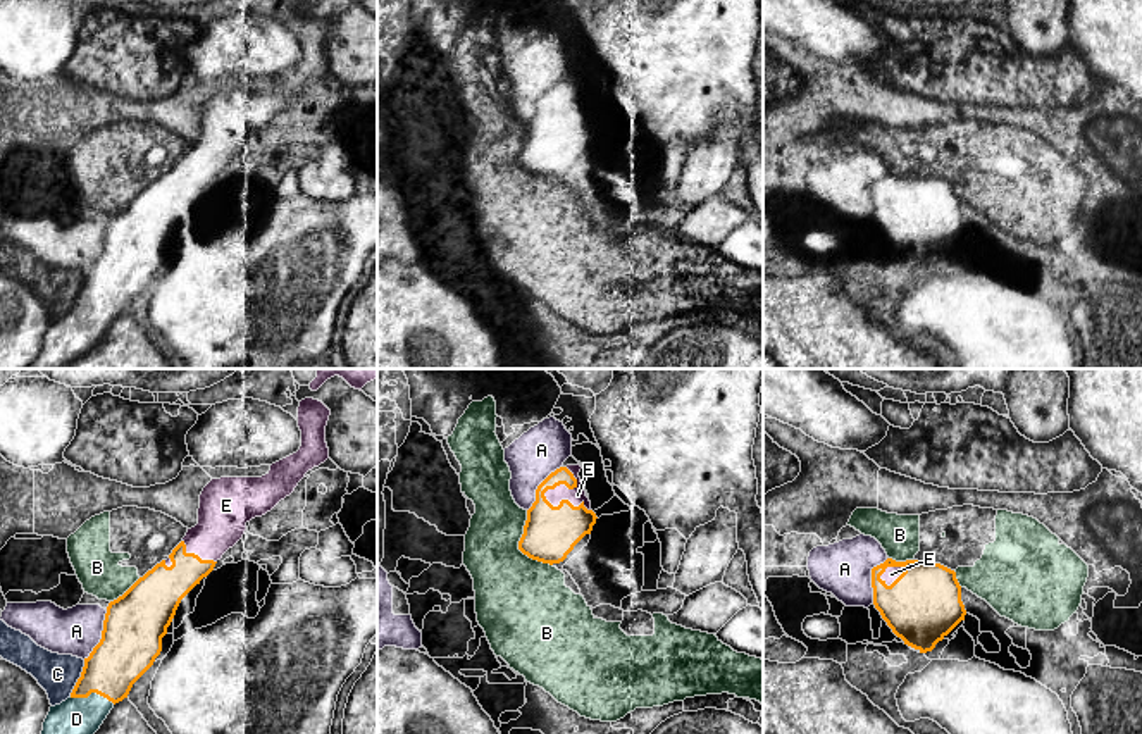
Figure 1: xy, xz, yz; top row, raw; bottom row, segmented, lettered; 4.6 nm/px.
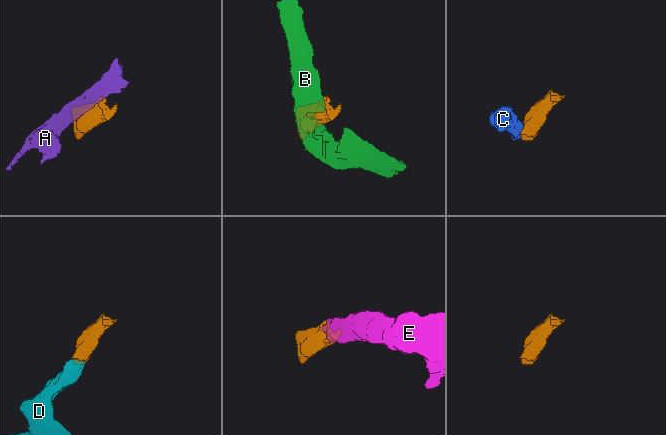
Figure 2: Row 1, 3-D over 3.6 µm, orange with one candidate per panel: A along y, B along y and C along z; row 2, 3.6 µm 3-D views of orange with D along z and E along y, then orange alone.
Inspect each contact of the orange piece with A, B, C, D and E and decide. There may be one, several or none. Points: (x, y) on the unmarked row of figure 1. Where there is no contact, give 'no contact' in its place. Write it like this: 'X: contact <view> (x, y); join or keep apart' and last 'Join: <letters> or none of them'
A: contact xy (102, 250); keep apart
B: contact xz (519, 161); keep apart
C: contact xy (80, 292); keep apart
D: contact xy (92, 305); join
E: contact xz (565, 114); join
Join: D, E

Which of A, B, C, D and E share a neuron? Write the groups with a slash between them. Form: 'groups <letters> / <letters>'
groups A / B / C / D E

